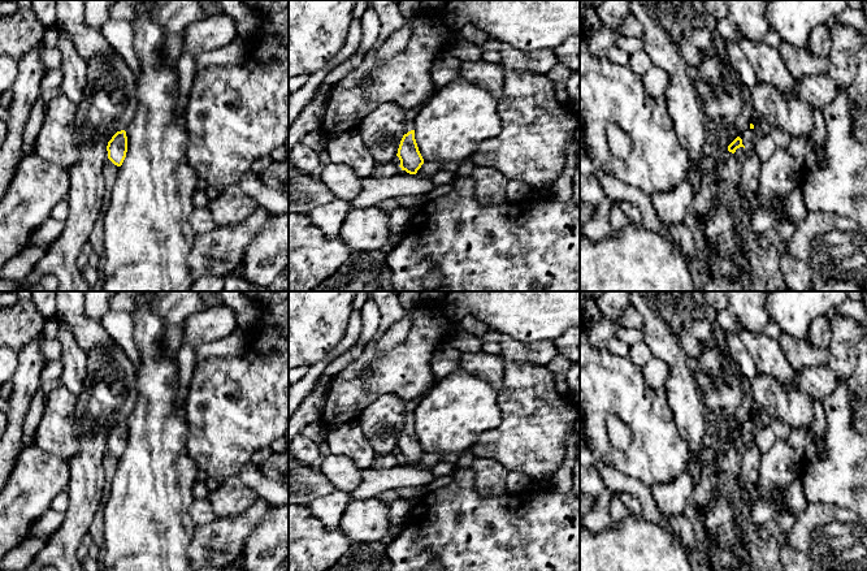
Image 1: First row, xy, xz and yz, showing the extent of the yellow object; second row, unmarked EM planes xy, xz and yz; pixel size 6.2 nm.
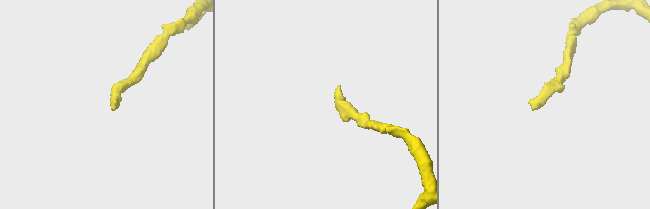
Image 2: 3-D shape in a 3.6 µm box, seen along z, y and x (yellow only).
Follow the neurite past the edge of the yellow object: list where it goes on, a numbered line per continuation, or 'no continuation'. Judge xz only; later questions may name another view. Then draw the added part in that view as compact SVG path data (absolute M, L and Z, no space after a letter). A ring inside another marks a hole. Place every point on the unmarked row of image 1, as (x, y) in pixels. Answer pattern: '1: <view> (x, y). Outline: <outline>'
1: xz (411, 406). Outline: M417 397L415 399L407 401L406 412L404 412L404 425L411 421L415 421L415 410L421 401L422 397Z

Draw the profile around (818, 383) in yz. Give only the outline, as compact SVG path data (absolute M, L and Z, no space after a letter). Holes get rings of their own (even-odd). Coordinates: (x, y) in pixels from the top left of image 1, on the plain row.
M815 365L799 372L799 388L811 398L822 402L838 386L838 380L828 365Z

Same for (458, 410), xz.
M458 371L435 382L415 410L415 431L424 453L463 453L500 424L498 392Z

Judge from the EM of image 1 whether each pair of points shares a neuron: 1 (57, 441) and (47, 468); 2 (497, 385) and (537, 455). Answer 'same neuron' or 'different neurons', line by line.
1: different neurons
2: different neurons

